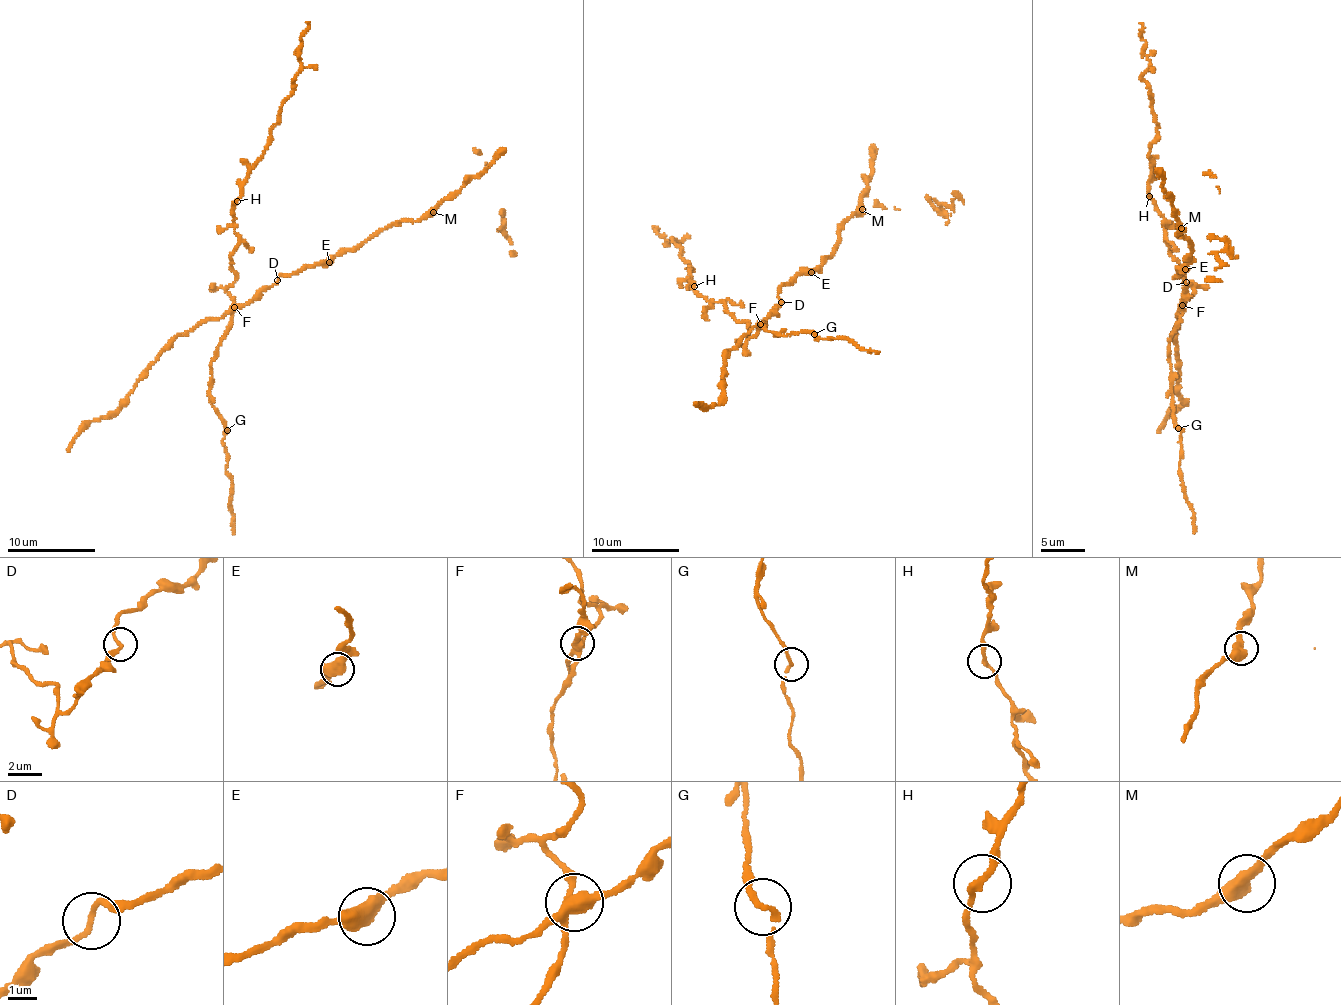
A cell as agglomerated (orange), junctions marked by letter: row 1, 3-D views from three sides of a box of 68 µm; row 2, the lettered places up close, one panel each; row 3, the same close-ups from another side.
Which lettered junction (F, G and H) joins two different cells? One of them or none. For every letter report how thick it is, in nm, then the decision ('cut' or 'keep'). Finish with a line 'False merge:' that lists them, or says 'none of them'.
F: 400 nm | cut
G: 180 nm | keep
H: 220 nm | keep
False merge: F

